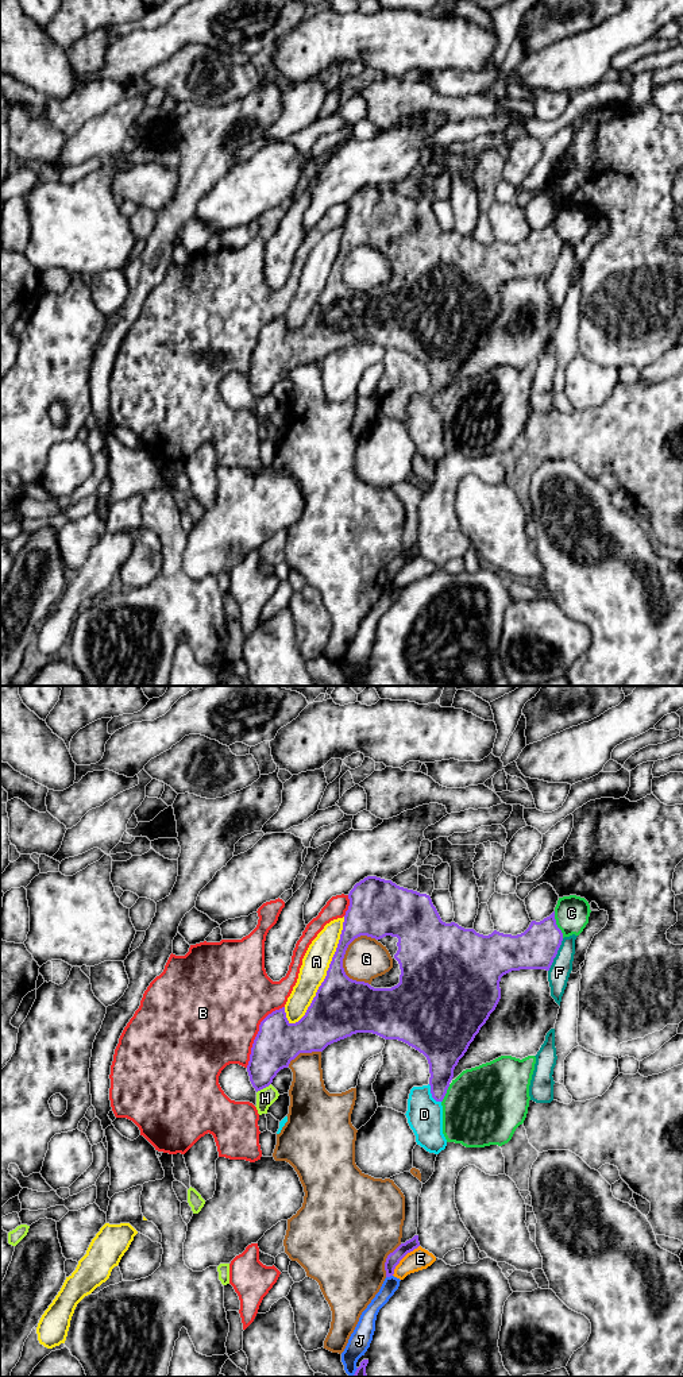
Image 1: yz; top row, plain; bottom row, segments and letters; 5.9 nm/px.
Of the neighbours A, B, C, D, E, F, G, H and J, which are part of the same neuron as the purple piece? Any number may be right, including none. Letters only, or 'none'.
none

